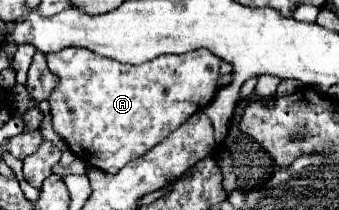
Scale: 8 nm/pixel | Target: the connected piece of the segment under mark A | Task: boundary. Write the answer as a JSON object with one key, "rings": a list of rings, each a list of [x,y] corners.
{"rings":[[[69,47],[57,53],[47,55],[47,65],[53,75],[57,75],[59,83],[49,97],[51,117],[55,131],[63,137],[69,149],[87,165],[101,169],[105,173],[117,173],[129,161],[141,157],[159,141],[163,141],[171,131],[183,125],[193,113],[205,109],[209,101],[215,97],[215,81],[219,75],[221,59],[209,53],[207,49],[197,49],[183,55],[167,55],[157,57],[143,65],[125,65],[117,61],[109,61],[89,53],[87,49]]]}

